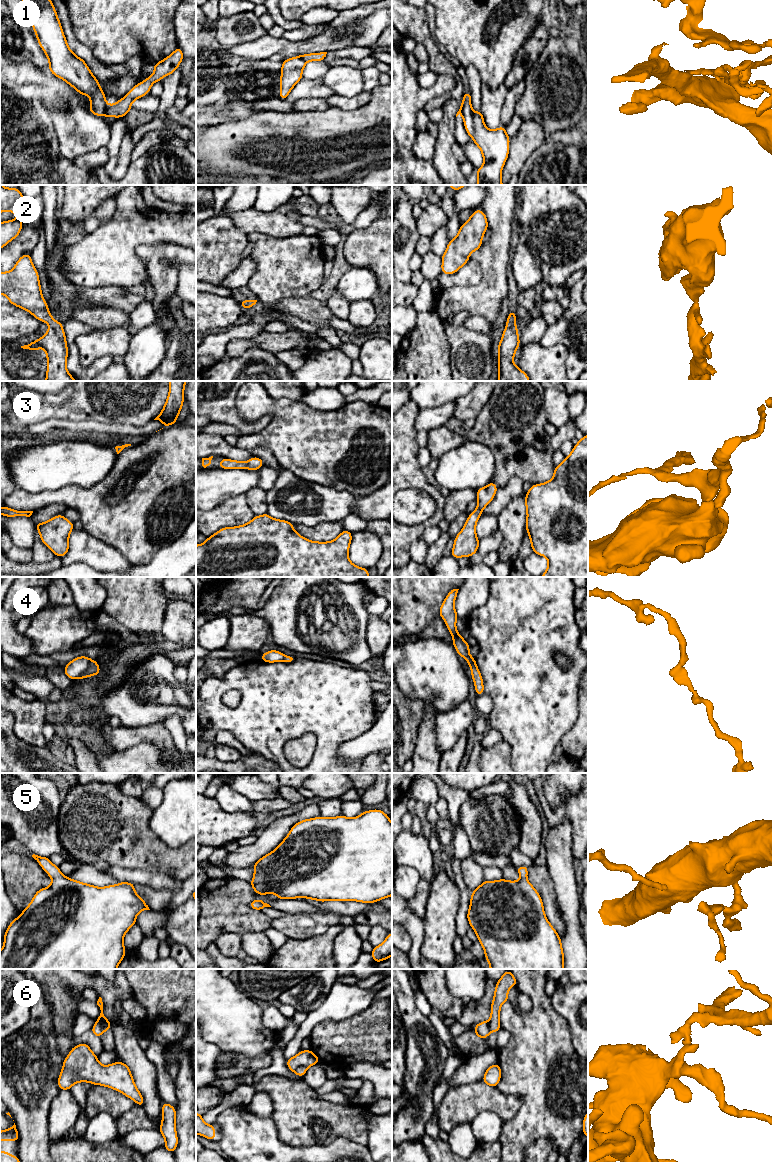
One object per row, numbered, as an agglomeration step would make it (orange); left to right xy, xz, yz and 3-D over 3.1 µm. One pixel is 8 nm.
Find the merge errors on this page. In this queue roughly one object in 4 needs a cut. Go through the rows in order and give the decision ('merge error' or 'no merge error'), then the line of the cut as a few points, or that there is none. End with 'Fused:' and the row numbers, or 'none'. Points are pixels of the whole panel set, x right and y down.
1: merge error; cut in xy along (109, 106), (105, 115)
2: no merge error; no cut
3: no merge error; no cut
4: merge error; cut in xy along (91, 660), (77, 677)
5: no merge error; no cut
6: merge error; cut in xz along (307, 1067), (300, 1066), (293, 1070)
Fused: 1, 4, 6

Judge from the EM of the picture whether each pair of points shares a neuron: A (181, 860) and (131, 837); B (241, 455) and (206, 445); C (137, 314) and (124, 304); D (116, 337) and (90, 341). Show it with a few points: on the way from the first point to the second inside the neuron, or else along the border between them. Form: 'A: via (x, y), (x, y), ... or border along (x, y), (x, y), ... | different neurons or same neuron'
A: via (169, 860), (165, 860), (143, 849) | same neuron
B: via (232, 453), (221, 448), (215, 448) | same neuron
C: border along (145, 299), (129, 314) | different neurons
D: via (110, 341), (96, 341) | same neuron

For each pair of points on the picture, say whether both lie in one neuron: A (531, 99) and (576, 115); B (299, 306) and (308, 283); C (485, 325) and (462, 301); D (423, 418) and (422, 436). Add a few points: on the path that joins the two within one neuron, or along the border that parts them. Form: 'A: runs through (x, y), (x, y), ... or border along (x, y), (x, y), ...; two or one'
A: runs through (542, 100), (550, 100), (555, 105), (565, 109); one
B: border along (307, 295), (286, 297), (280, 301); two
C: border along (469, 316), (482, 316), (492, 324); two
D: border along (427, 431), (417, 432); two

